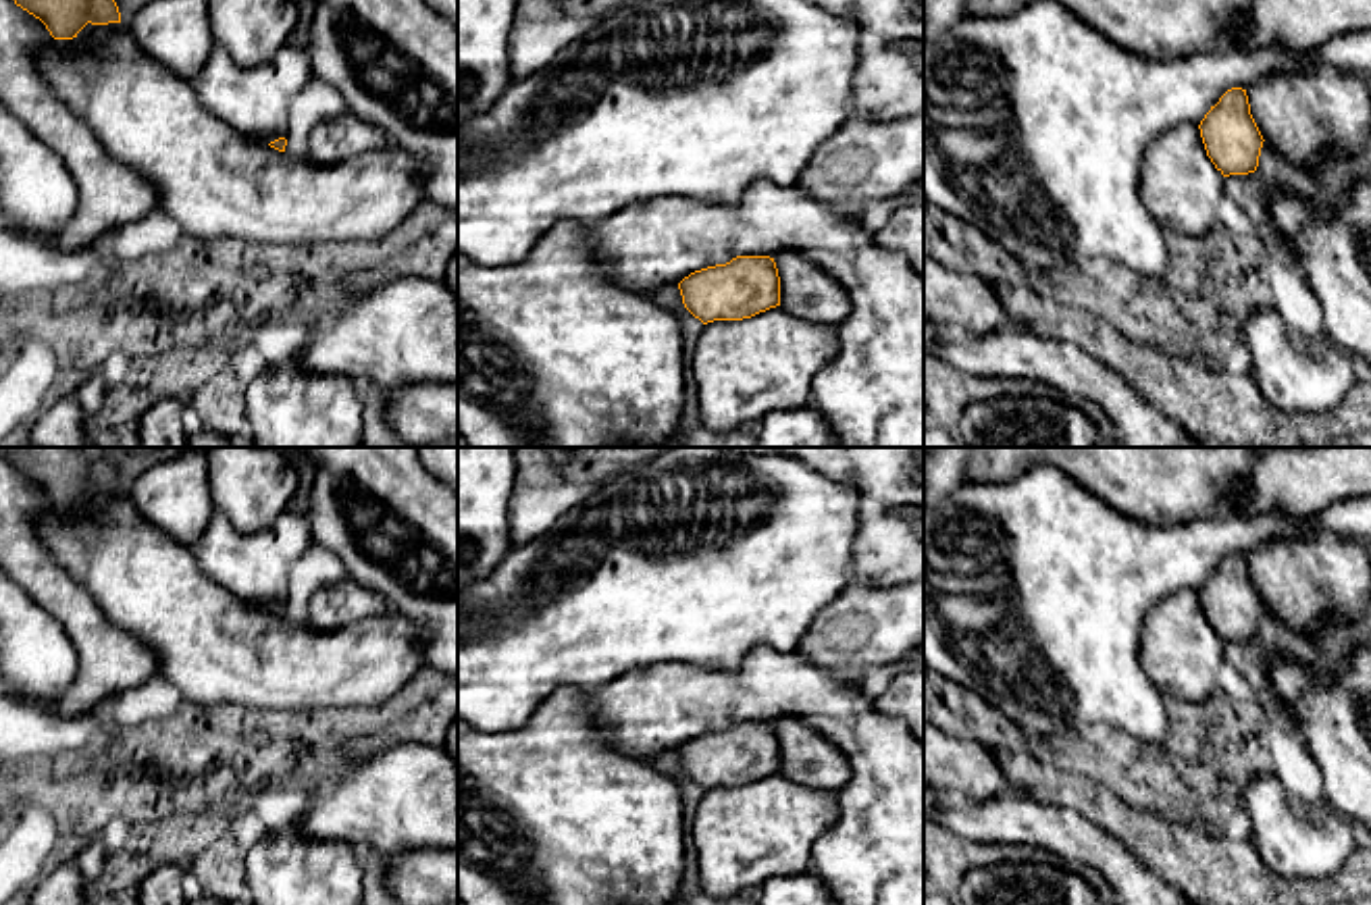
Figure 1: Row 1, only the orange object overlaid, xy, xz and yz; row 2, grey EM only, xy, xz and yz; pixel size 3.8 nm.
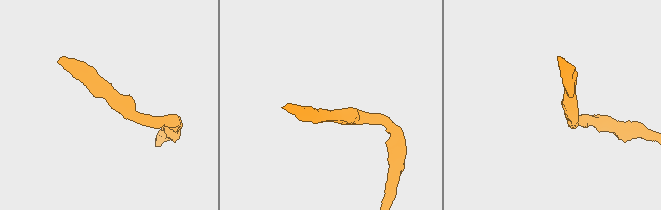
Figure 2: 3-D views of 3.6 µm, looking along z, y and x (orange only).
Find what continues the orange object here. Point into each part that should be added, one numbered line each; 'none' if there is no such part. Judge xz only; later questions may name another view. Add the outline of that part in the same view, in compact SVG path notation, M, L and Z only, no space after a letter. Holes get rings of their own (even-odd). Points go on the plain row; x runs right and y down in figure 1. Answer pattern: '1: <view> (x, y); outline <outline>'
1: xz (874, 854); outline M759 645L745 655L736 670L676 662L657 664L587 689L587 699L599 732L610 736L622 753L651 759L736 722L805 720L832 741L851 764L849 784L843 793L836 793L838 820L813 843L809 872L822 880L834 905L924 905L924 745L903 720L878 714L874 701L859 687L832 676L799 651L778 653Z

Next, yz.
1: yz (1180, 652); outline M1182 589L1146 614L1138 660L1165 699L1200 705L1217 689L1223 649L1198 591Z

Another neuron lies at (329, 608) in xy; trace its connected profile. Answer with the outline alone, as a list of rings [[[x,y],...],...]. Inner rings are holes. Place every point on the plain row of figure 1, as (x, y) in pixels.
[[[350,576],[341,583],[320,587],[308,601],[308,622],[314,630],[337,630],[389,612],[383,595],[358,585]]]

